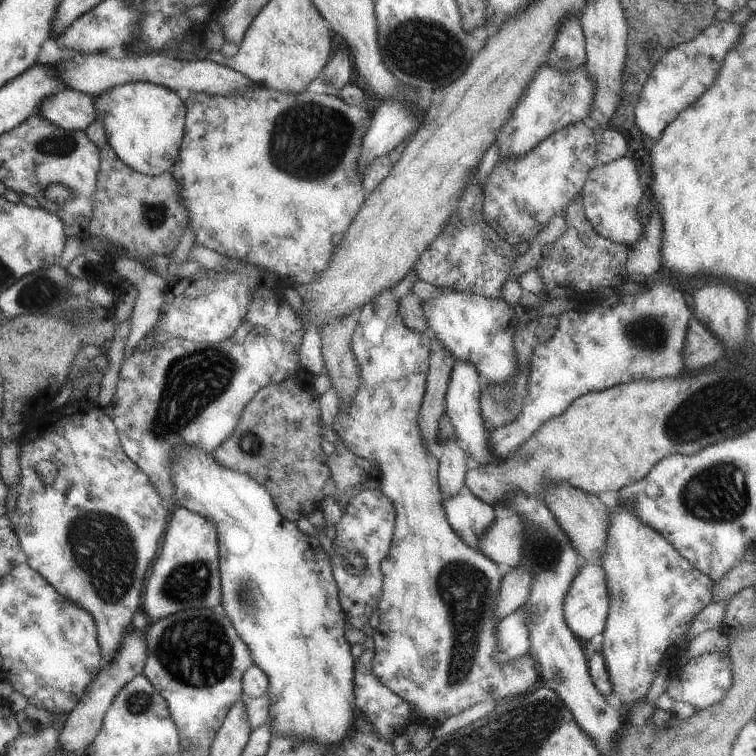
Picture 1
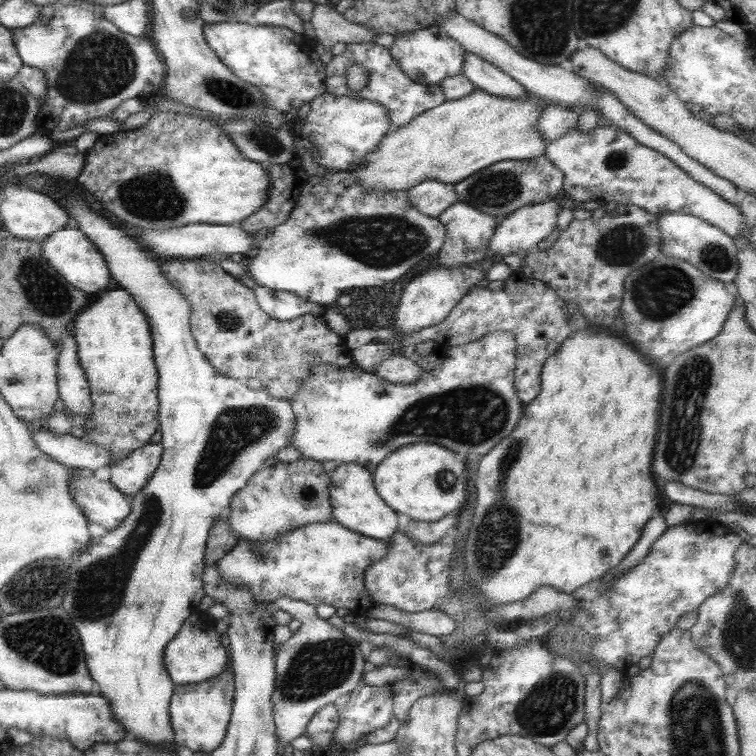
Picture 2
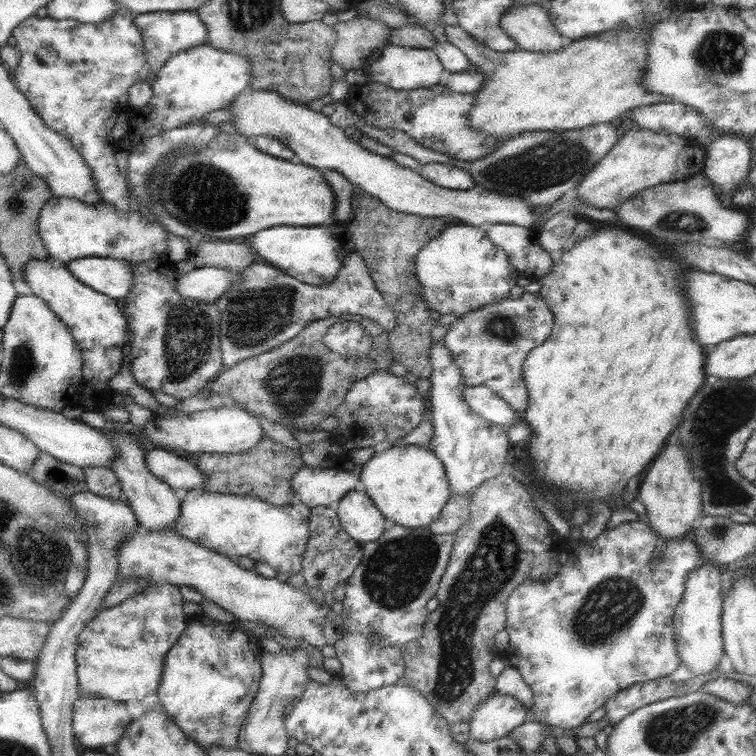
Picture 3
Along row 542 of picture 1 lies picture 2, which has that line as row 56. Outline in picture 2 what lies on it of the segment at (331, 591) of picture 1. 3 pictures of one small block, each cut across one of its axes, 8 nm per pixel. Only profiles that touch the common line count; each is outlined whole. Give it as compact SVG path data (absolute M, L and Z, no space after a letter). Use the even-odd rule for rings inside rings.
M223 21L207 23L204 36L210 48L221 58L221 61L242 81L257 86L265 98L266 111L270 108L278 112L290 112L326 93L325 64L316 53L316 44L305 34L298 34L279 26L260 26L254 23Z

